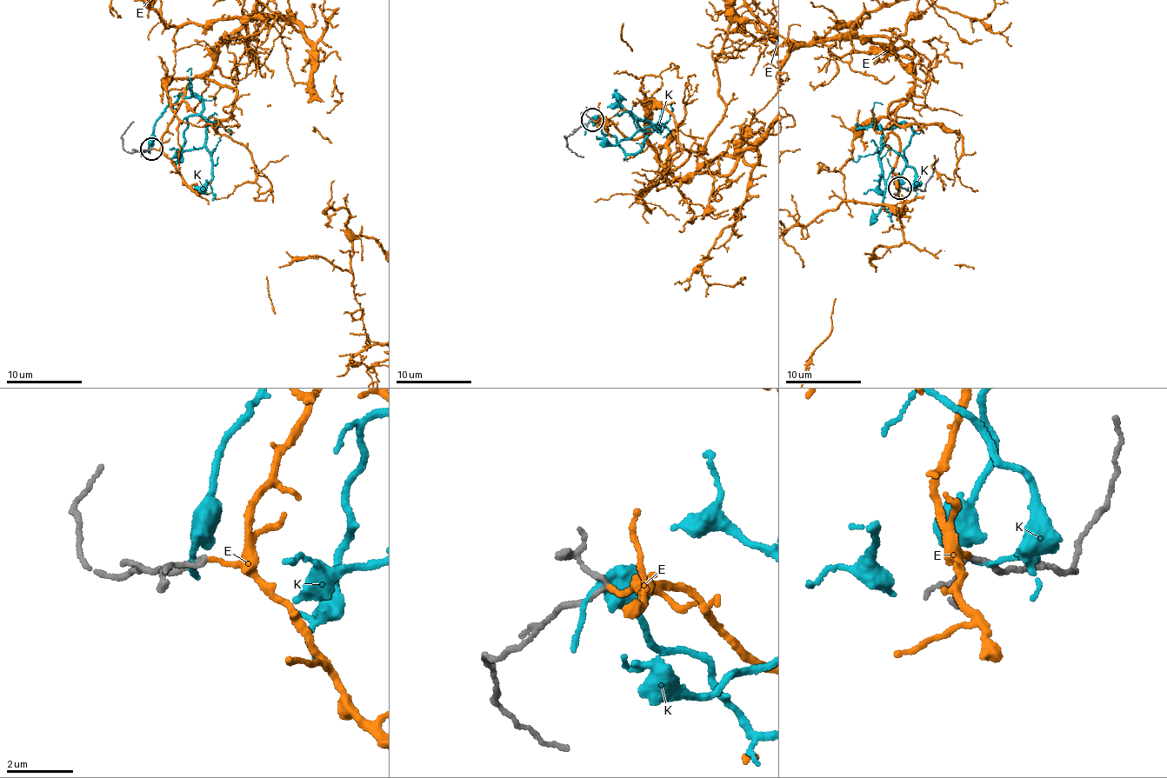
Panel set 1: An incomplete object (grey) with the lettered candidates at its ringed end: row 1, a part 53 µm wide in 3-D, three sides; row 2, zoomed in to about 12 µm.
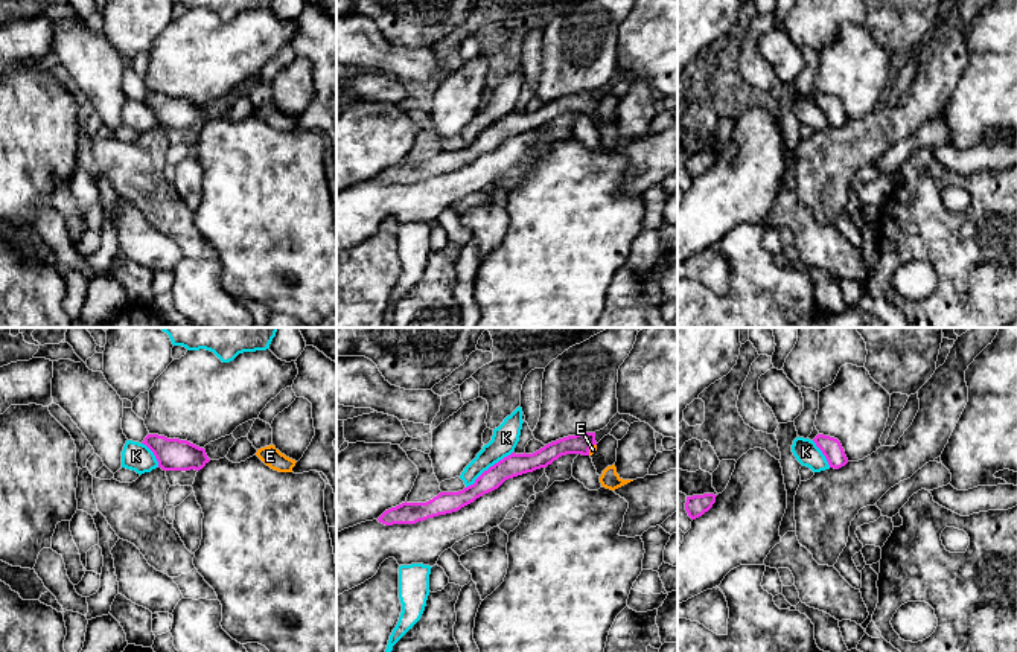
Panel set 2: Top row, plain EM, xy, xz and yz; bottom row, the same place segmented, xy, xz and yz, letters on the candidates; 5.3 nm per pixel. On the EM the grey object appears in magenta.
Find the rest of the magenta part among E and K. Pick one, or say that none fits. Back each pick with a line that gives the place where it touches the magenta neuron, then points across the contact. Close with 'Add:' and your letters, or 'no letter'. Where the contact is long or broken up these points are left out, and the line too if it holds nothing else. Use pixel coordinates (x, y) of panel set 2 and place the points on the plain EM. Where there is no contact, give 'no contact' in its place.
E: contact xz (589, 107); way xz (580, 102), (589, 107), (592, 108)
Add: E

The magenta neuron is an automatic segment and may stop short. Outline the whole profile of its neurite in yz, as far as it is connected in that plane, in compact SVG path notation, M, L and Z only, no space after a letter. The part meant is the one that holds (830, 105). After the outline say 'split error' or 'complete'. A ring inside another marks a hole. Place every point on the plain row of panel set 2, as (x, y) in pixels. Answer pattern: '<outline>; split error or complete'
M818 93L813 101L825 114L830 126L839 128L848 122L840 101L834 96Z; complete

